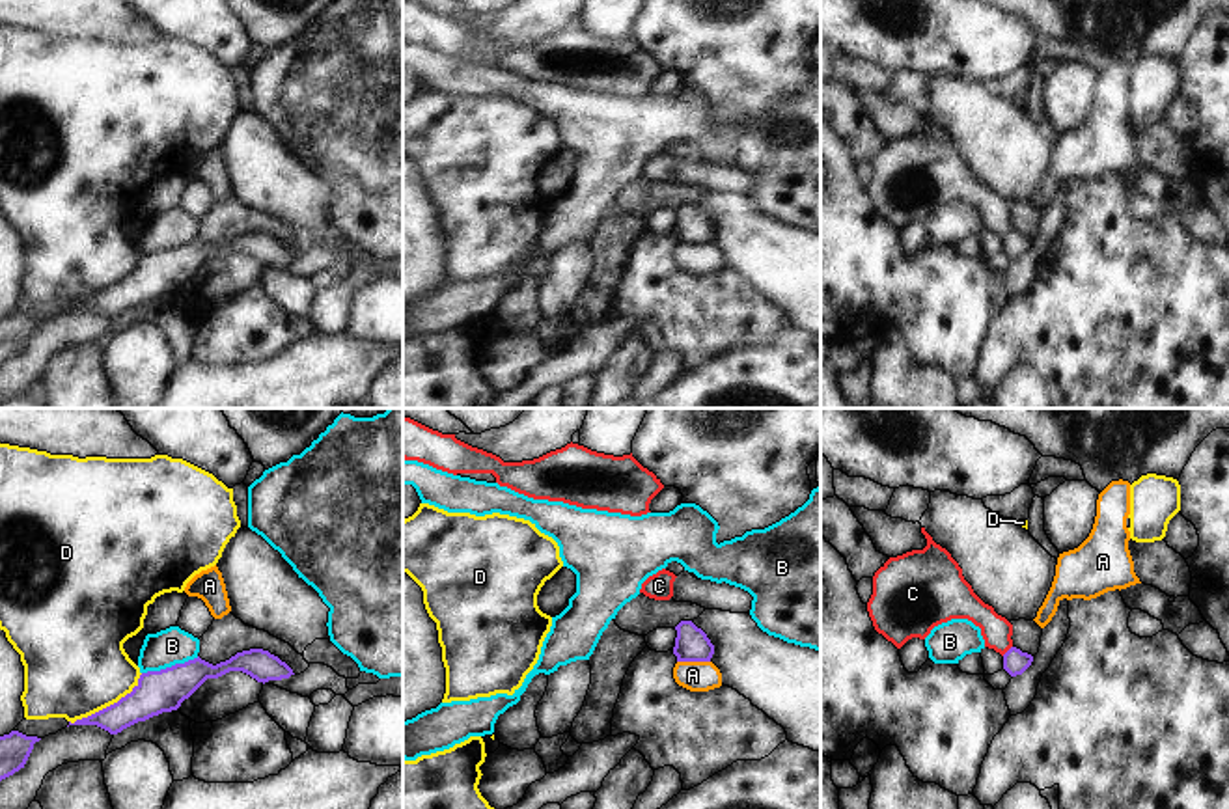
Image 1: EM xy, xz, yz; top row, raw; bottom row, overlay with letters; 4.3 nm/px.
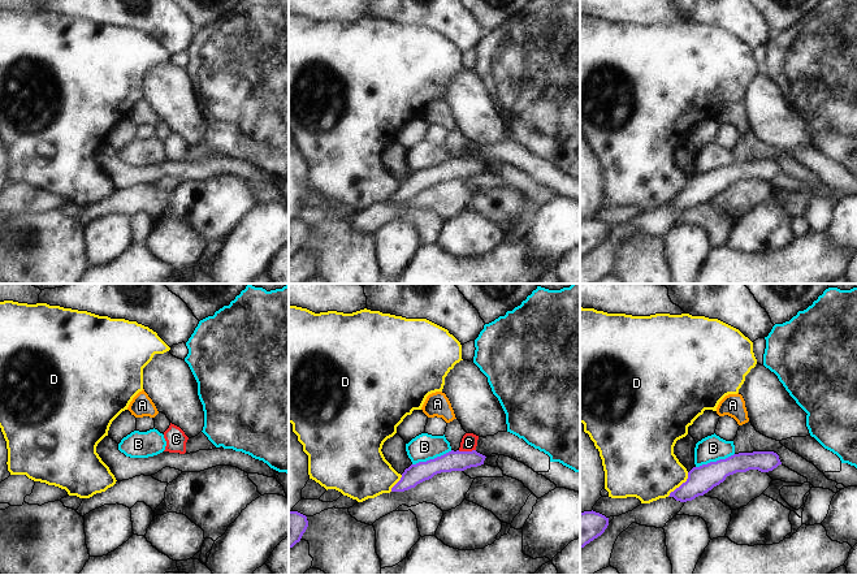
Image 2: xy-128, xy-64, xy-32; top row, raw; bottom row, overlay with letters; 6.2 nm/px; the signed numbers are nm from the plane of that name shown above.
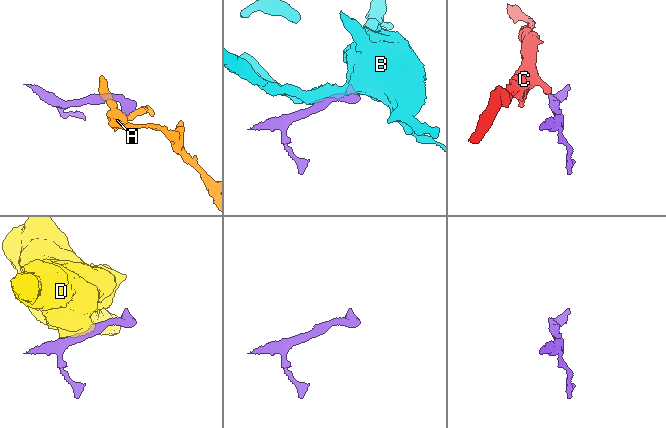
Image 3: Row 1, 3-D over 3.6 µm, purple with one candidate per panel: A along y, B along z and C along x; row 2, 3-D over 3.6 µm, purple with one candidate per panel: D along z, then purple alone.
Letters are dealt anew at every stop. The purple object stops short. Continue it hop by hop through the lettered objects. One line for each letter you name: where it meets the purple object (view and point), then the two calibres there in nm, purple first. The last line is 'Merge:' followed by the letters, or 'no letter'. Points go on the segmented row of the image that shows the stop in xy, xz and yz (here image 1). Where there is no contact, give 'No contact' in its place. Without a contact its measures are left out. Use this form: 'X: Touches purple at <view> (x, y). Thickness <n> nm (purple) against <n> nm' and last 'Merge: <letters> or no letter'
Merge: no letter.

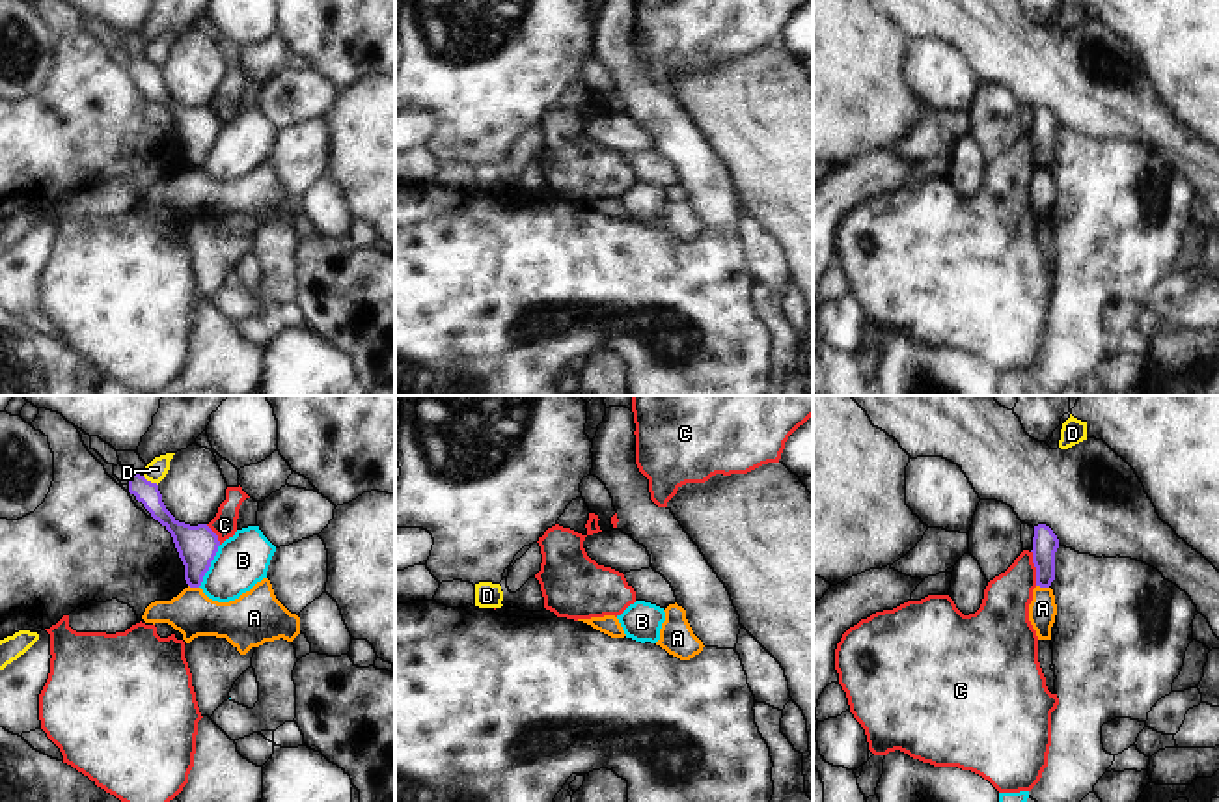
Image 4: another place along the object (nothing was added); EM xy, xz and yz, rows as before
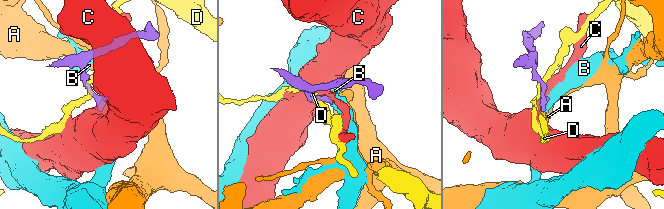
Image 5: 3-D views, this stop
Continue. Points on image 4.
Merge: no letter.

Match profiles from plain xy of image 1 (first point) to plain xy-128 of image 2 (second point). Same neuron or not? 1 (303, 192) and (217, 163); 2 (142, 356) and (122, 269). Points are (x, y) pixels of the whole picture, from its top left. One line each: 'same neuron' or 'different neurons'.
1: different neurons
2: different neurons

